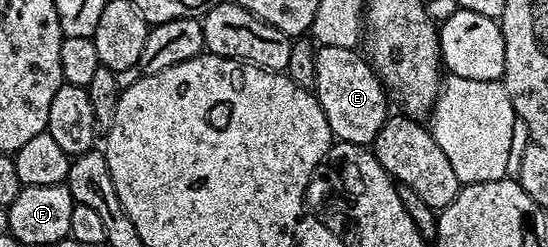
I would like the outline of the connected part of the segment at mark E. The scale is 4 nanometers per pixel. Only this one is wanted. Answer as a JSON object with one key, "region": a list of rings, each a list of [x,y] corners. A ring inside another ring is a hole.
{"region":[[[321,46],[314,55],[316,87],[313,92],[328,119],[331,134],[338,141],[370,147],[373,146],[376,135],[380,135],[380,127],[384,127],[388,116],[388,93],[382,78],[374,72],[374,66],[358,52],[357,48]]]}

